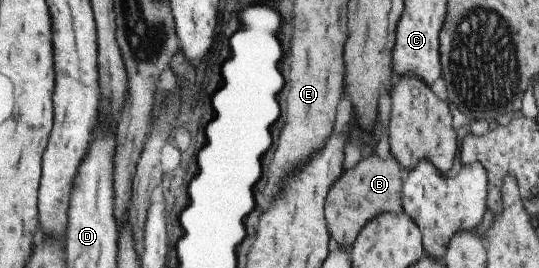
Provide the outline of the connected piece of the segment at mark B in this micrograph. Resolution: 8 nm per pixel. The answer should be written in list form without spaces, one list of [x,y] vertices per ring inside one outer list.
[[[389,154],[387,159],[380,159],[377,155],[366,156],[350,170],[346,171],[328,191],[326,205],[324,205],[324,217],[328,235],[332,241],[336,241],[339,248],[348,252],[349,247],[362,229],[362,226],[372,218],[380,214],[400,214],[401,185],[404,180],[404,172],[399,163]]]

